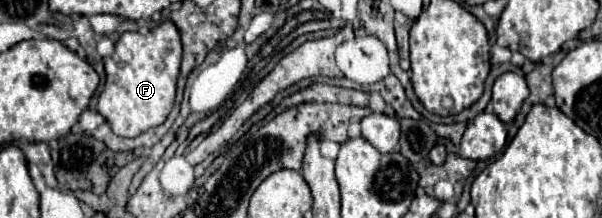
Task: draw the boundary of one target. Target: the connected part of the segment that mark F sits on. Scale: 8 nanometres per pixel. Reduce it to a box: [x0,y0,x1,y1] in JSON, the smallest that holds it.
[97,21,181,137]

